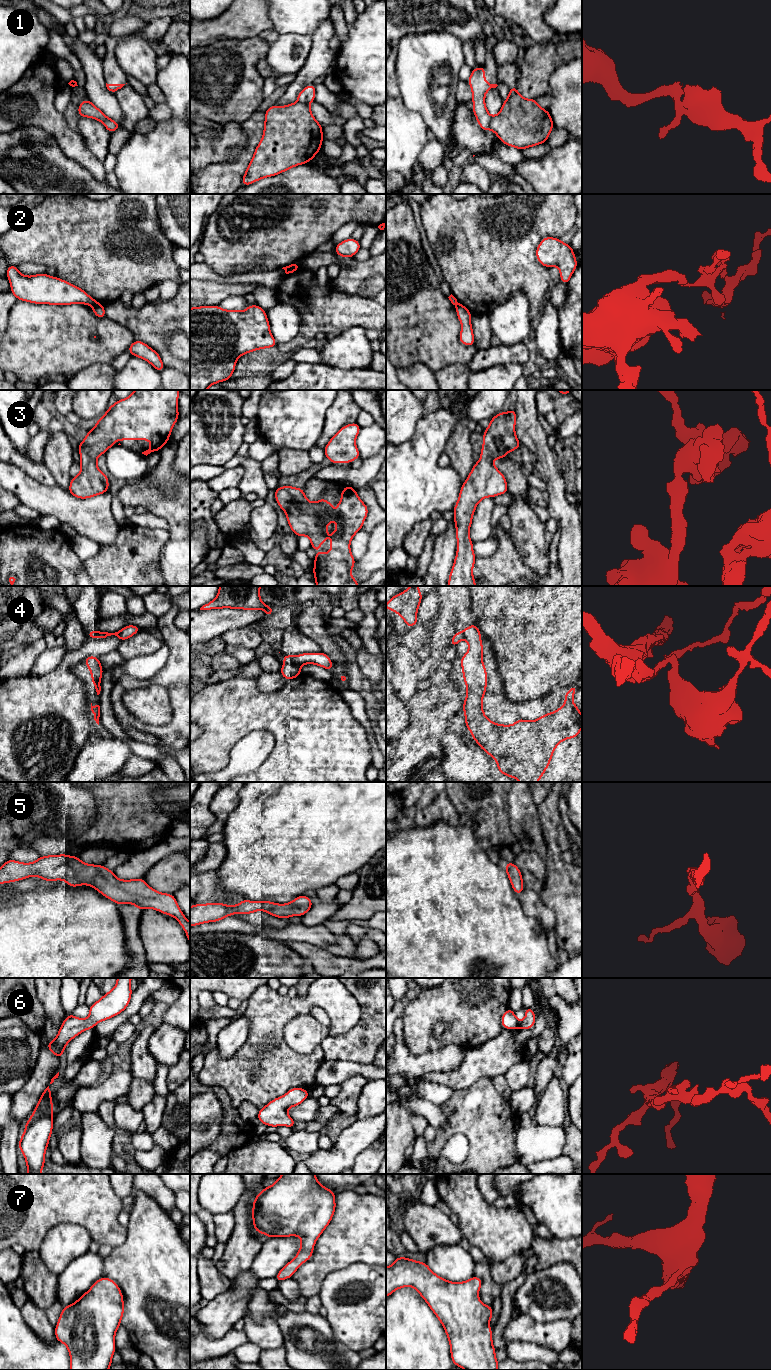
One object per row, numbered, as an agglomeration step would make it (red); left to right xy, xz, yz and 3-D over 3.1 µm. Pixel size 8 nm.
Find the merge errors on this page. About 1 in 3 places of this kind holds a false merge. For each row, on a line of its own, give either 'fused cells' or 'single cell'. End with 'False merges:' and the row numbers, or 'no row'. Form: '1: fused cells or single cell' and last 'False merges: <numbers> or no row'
1: single cell
2: fused cells
3: single cell
4: fused cells
5: single cell
6: single cell
7: single cell
False merges: 2, 4

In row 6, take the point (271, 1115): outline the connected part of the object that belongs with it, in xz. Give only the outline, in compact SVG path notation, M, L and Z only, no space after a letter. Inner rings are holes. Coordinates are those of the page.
M291 1088L285 1095L270 1101L265 1107L259 1109L257 1119L269 1126L287 1126L294 1128L296 1120L287 1115L290 1107L295 1107L305 1101L309 1096L307 1089Z

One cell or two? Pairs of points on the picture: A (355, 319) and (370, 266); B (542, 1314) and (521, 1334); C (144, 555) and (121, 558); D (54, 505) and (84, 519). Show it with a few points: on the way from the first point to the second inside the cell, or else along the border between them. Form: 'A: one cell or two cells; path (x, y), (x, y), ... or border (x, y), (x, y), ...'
A: two cells; border (375, 274), (364, 282), (359, 292), (346, 292)
B: two cells; border (533, 1319), (539, 1322), (558, 1320)
C: one cell; path (138, 555), (133, 558), (127, 558)
D: one cell; path (61, 505), (77, 513)

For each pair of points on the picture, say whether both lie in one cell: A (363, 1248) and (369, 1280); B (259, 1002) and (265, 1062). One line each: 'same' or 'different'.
A: different
B: same

